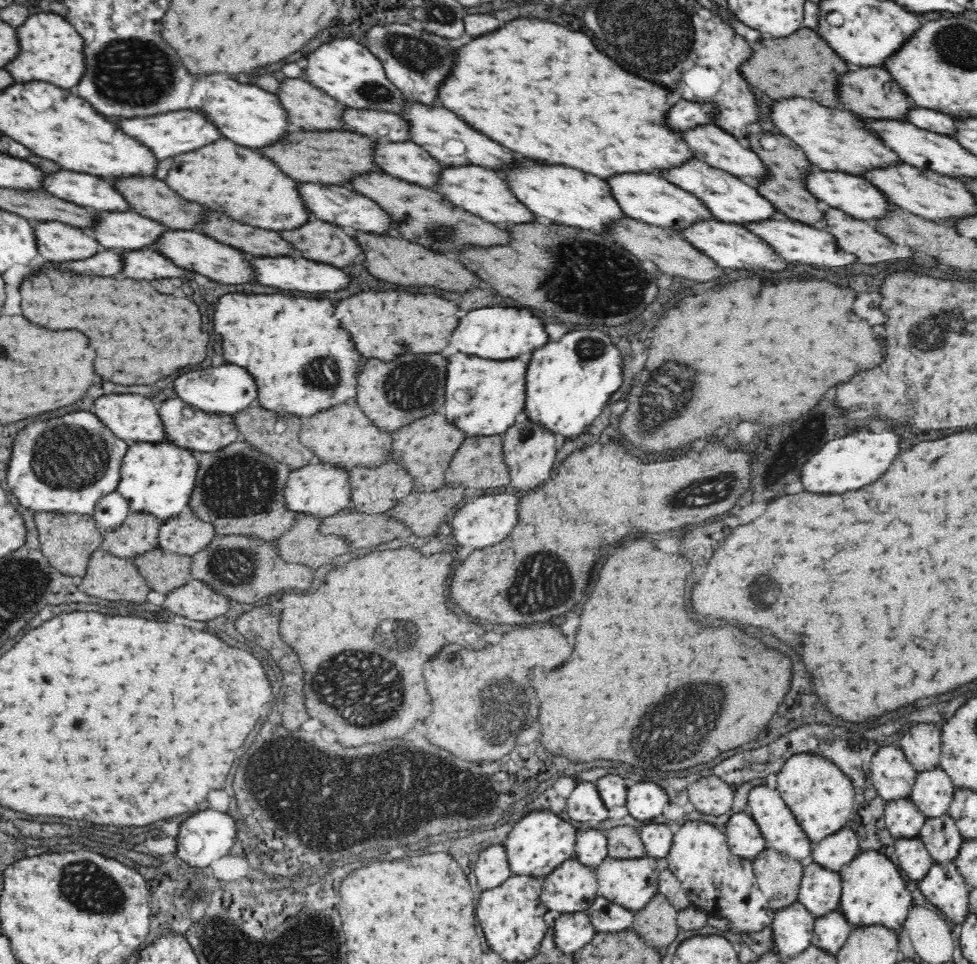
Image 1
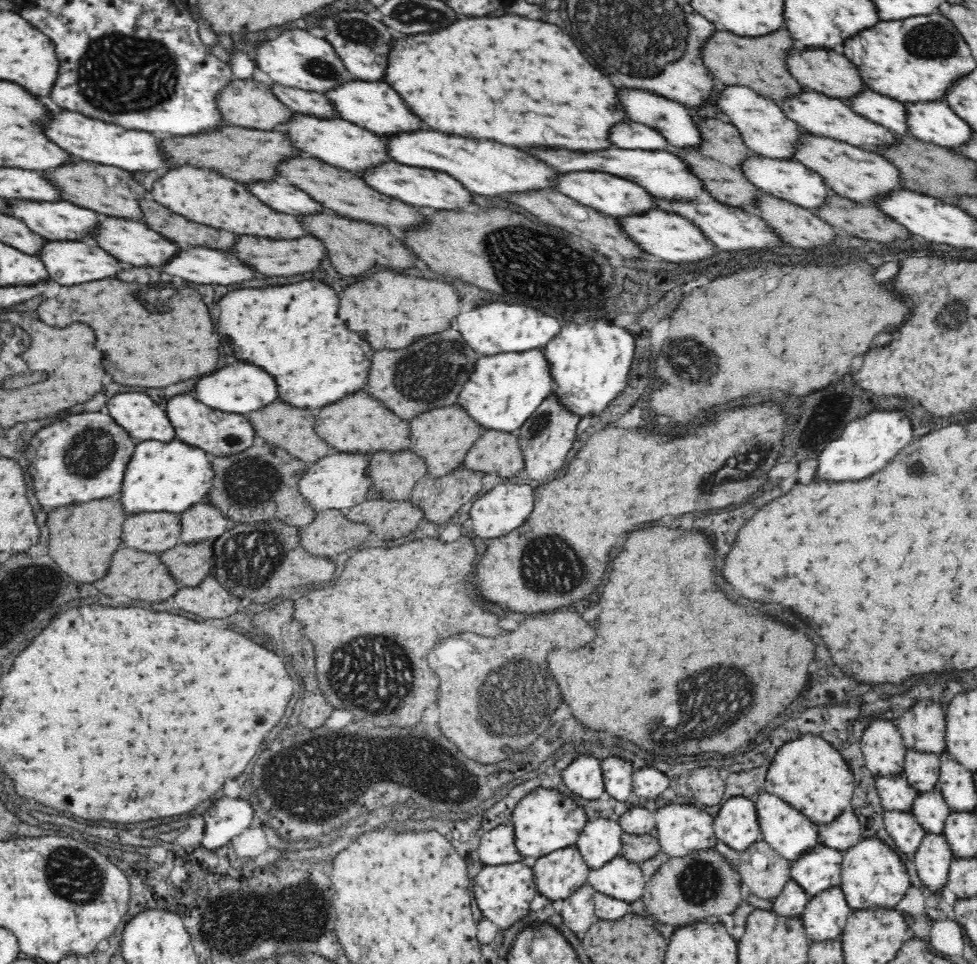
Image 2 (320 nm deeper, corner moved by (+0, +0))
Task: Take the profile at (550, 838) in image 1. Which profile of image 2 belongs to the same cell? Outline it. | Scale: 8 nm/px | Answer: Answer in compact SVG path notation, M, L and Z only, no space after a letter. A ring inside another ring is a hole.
M538 788L538 792L534 791L520 799L511 814L514 844L521 859L540 858L562 848L574 846L588 822L586 813L574 800L562 796L558 791L543 788Z

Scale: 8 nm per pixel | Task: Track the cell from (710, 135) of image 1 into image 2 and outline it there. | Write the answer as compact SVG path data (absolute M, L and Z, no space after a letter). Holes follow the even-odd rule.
M630 90L630 92L622 92L622 104L628 112L628 116L634 122L644 122L648 126L652 126L662 135L670 144L672 149L690 148L697 150L702 146L702 131L697 117L690 114L690 109L684 105L668 100L650 92L640 92L640 90Z

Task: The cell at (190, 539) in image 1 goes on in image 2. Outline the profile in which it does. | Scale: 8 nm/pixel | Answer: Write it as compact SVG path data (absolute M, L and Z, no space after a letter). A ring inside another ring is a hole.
M192 506L180 514L180 540L186 544L198 544L200 540L218 538L220 534L228 532L234 524L220 516L218 510L212 506Z

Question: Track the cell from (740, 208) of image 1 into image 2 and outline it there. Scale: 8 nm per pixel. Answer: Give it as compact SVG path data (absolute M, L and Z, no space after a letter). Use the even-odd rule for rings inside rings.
M610 148L606 152L594 152L594 154L576 154L576 152L566 152L566 150L530 150L538 154L540 158L548 160L552 166L560 168L562 172L610 172L616 176L622 176L626 180L638 180L644 188L648 188L656 198L665 200L670 204L696 203L700 200L707 200L709 196L706 185L702 183L702 177L698 176L690 163L682 159L678 152L672 148L664 150L620 150L620 148Z

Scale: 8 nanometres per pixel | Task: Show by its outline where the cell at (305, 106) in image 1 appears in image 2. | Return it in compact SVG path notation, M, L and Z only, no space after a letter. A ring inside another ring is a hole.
M252 77L249 79L236 78L232 84L229 84L221 92L218 107L224 113L224 120L228 125L238 125L244 128L274 131L297 119L297 112L280 100L270 85L253 80Z

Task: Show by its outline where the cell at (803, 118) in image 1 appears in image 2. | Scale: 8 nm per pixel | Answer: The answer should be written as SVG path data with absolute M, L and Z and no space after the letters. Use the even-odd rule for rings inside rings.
M728 86L728 90L717 94L714 104L720 108L720 112L729 117L732 124L740 129L746 145L760 156L792 161L797 155L802 136L808 133L800 123L786 116L779 103L750 88Z

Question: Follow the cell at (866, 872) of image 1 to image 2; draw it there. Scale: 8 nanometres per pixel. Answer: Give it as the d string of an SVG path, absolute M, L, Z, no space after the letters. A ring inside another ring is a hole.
M879 838L862 839L850 850L843 853L841 864L841 884L848 906L853 910L892 908L904 898L911 887L911 881L905 863L899 853L894 852Z

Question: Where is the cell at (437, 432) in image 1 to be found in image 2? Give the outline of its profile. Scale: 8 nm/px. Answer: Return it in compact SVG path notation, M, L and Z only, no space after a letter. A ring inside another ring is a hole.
M448 406L448 408L438 408L432 412L426 412L414 420L410 420L408 430L410 430L410 442L412 442L412 446L408 446L408 448L424 460L427 475L434 476L434 478L446 476L448 472L456 470L462 464L468 448L480 436L478 424L474 424L474 420L470 420L470 416L466 416L466 412L462 412L462 408L458 408L458 406Z

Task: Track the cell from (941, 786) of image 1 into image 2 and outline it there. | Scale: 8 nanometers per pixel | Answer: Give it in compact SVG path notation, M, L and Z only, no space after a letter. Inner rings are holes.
M908 750L903 776L918 795L926 795L937 788L940 774L940 756Z

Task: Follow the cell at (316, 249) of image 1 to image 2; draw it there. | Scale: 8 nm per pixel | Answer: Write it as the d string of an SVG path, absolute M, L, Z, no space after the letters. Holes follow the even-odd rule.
M306 234L298 240L272 240L264 236L240 236L238 240L238 254L246 264L254 264L262 274L272 276L296 276L304 272L312 272L320 266L320 262L326 258L326 246L320 238L314 238L312 234Z

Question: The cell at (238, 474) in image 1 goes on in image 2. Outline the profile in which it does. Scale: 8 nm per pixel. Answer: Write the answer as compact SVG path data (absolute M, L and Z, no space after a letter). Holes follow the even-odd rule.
M262 444L250 446L246 452L238 452L234 456L212 458L214 468L214 482L208 492L208 500L214 508L220 510L222 516L234 522L270 522L278 520L278 512L296 512L288 516L286 522L294 526L310 524L314 520L315 511L310 503L298 494L298 480L304 474L304 462L292 458L288 452Z

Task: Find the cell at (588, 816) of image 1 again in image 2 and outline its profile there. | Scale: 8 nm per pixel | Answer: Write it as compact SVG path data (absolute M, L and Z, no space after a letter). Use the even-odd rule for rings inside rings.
M578 758L562 772L564 785L572 795L584 800L598 800L604 794L605 785L601 770L601 761L597 758Z

